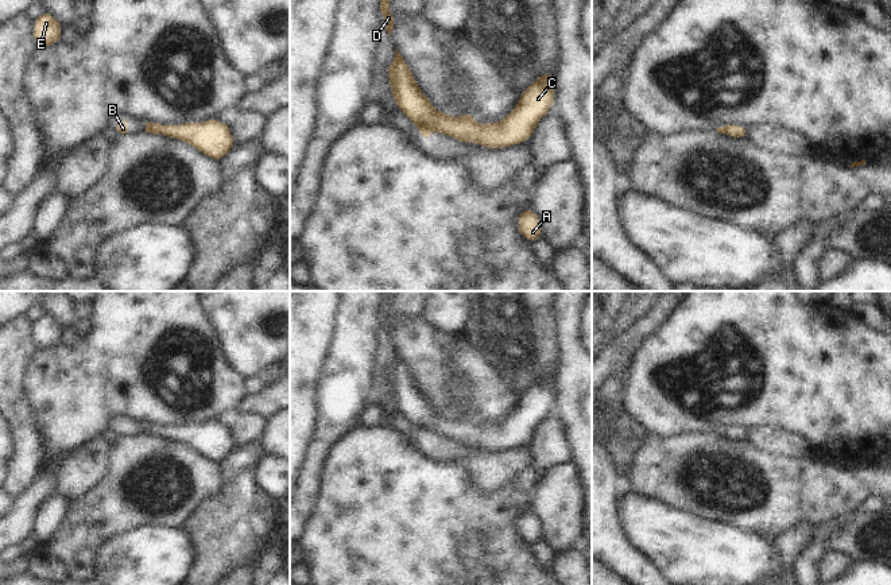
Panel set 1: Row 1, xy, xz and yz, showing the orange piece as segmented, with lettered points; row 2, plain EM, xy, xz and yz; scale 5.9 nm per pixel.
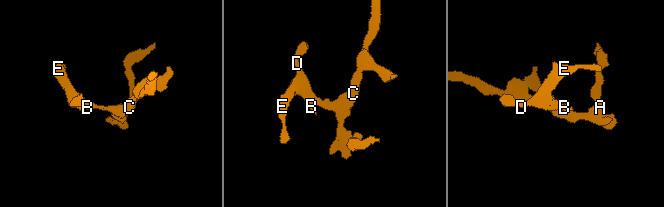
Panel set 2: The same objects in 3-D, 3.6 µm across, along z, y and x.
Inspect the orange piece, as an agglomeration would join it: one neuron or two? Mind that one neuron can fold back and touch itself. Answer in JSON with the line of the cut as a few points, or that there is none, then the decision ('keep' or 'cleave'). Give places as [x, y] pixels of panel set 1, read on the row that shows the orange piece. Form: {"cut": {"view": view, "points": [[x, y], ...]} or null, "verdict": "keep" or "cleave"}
{"cut": null, "verdict": "keep"}

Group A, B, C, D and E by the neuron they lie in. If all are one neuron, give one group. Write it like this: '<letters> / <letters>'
A B C D E

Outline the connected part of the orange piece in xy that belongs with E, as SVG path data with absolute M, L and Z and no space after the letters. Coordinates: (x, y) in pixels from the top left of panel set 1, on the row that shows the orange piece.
M43 12L34 20L34 42L38 47L47 47L61 42L61 23L49 12Z

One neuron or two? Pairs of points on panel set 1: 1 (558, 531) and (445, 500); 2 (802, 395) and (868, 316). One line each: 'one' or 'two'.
1: two
2: two

